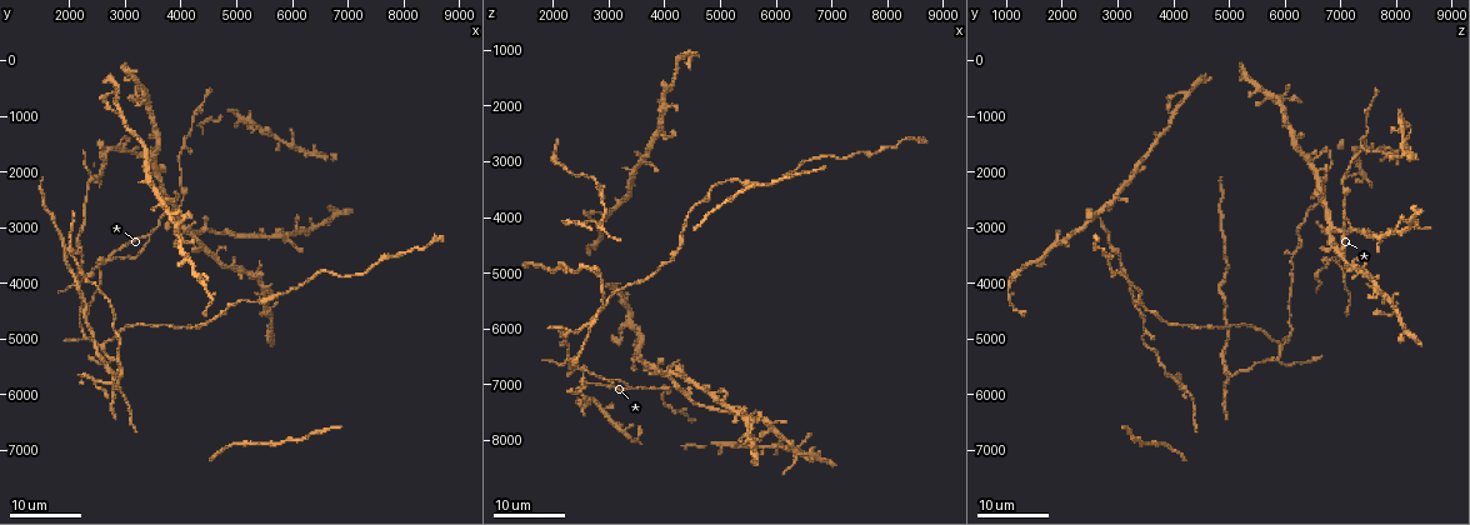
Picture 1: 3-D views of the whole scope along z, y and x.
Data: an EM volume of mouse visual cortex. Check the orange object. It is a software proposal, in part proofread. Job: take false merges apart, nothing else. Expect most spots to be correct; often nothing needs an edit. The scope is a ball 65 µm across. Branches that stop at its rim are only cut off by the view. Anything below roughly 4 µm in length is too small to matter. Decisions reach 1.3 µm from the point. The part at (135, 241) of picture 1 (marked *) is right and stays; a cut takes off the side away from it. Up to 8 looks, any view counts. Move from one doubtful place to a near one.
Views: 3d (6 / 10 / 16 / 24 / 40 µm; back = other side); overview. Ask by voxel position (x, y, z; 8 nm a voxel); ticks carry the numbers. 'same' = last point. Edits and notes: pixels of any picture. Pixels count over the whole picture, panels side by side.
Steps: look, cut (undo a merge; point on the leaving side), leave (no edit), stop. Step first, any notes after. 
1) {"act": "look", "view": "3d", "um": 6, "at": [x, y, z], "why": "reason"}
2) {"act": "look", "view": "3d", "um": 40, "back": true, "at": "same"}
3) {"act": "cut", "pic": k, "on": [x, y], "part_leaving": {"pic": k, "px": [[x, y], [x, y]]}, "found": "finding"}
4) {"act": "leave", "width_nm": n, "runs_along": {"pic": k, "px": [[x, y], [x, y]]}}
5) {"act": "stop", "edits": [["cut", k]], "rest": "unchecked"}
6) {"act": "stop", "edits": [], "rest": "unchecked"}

{"act": "look", "view": "3d", "um": 24, "at": [3400, 3150, 7100], "why": "a fork"}

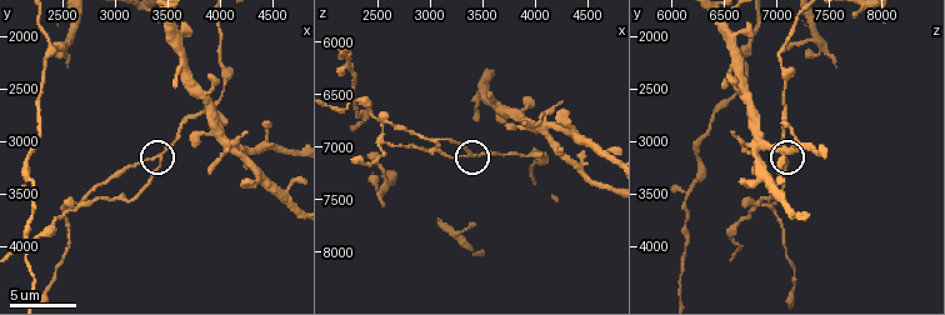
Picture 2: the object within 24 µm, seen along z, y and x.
{"act": "look", "view": "3d", "um": 10, "at": [3440, 3120, 7100]}

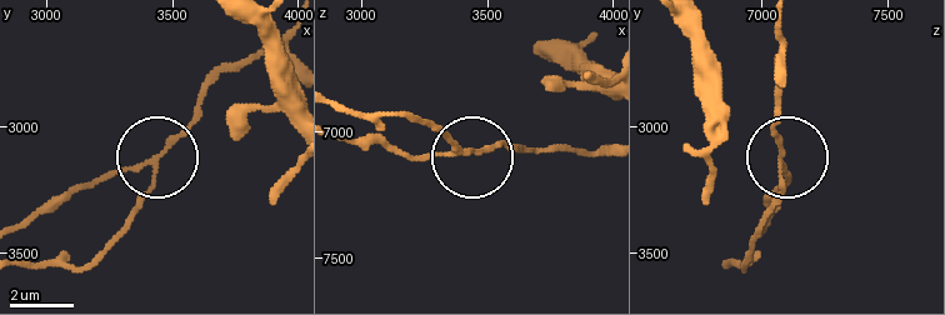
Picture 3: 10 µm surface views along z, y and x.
{"act": "cut", "pic": 3, "on": [141, 204], "arms": 3, "part_leaving": {"pic": 3, "px": [[155, 169], [153, 190], [99, 254], [83, 263], [26, 263]]}, "found": "a second neuron is stuck on"}

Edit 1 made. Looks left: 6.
{"act": "look", "view": "overview", "why": "redraw"}

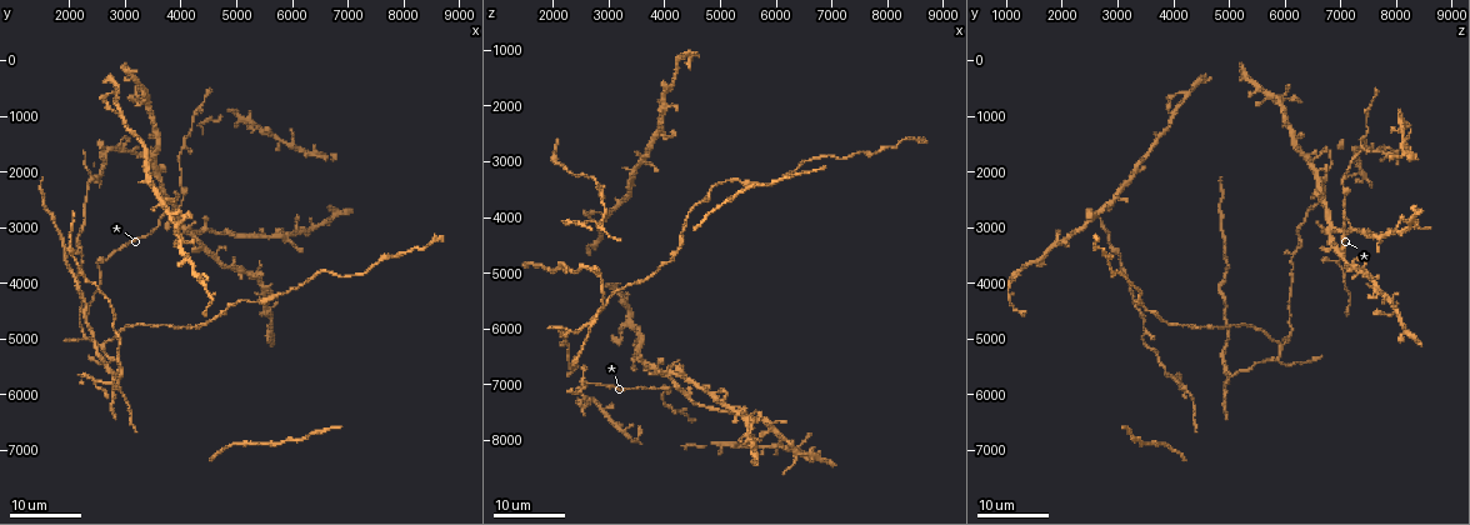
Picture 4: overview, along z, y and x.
{"act": "look", "view": "3d", "um": 24, "at": [3950, 2650, 7100], "why": "thin arm on a thick one"}

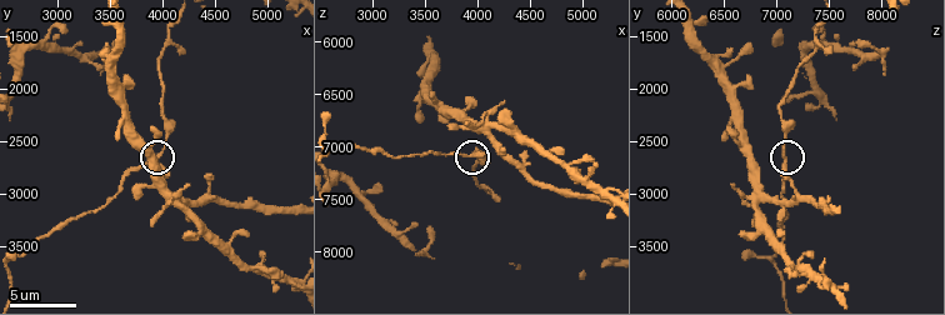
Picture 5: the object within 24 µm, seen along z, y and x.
{"act": "look", "view": "3d", "um": 10, "at": [3960, 2640, 7100]}

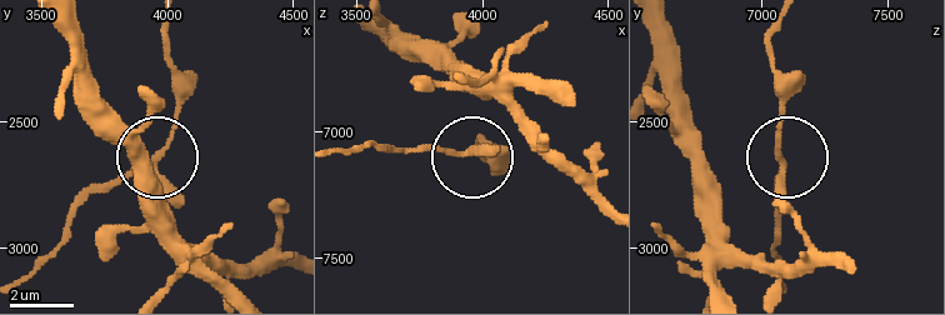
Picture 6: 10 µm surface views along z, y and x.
{"act": "leave", "width_nm": 180, "found": "continuous, no second neuron"}

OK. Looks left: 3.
{"act": "look", "view": "3d", "um": 10, "at": [4020, 1580, 7360]}

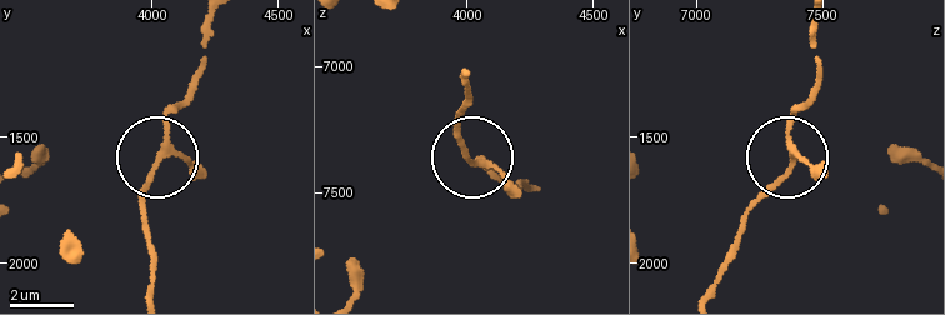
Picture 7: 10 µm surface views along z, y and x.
{"act": "look", "view": "3d", "um": 6, "at": [4030, 1570, 7370]}

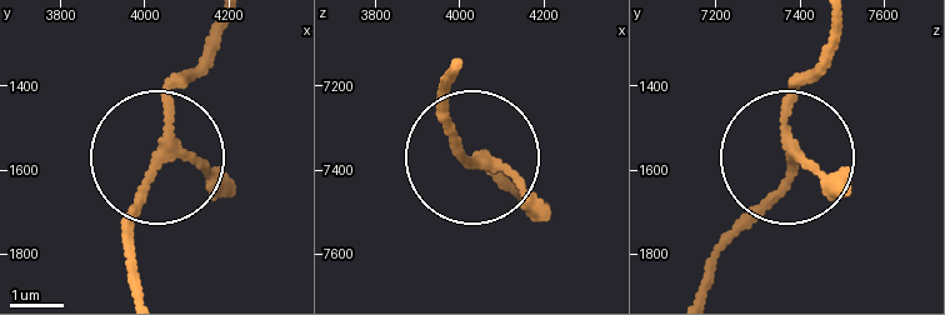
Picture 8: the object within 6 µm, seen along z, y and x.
{"act": "leave", "arms": 3, "runs_along": {"pic": 8, "px": [[701, 285], [781, 178], [790, 96], [835, 29]]}, "found": "all the same neuron"}

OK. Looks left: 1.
{"act": "look", "view": "3d", "um": 10, "at": [2540, 3600, 6940]}

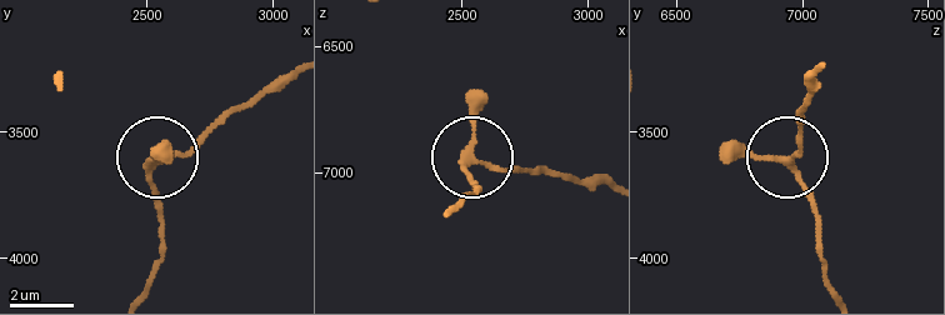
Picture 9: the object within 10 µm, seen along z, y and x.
{"act": "leave", "side_arm_um": 9, "runs_along": {"pic": 9, "px": [[294, 74], [269, 83], [154, 165], [156, 219]]}, "found": "all the same neuron"}

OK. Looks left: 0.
{"act": "stop", "edits": [["cut", 3]], "rest": "unchecked"}

